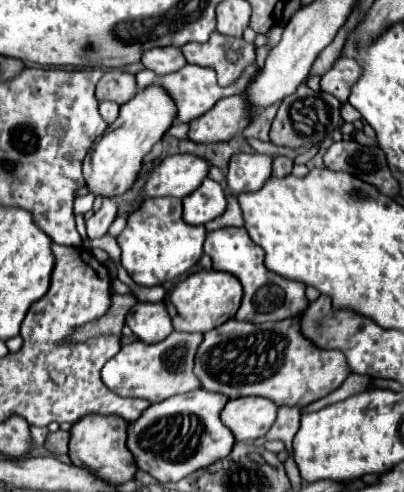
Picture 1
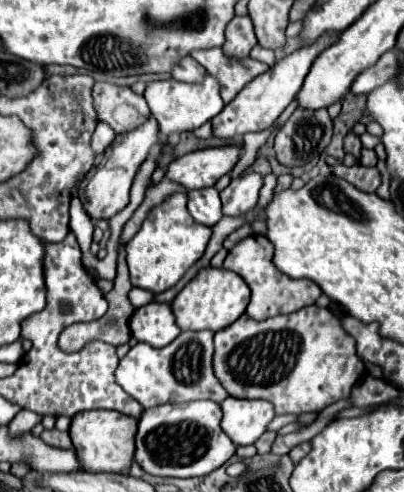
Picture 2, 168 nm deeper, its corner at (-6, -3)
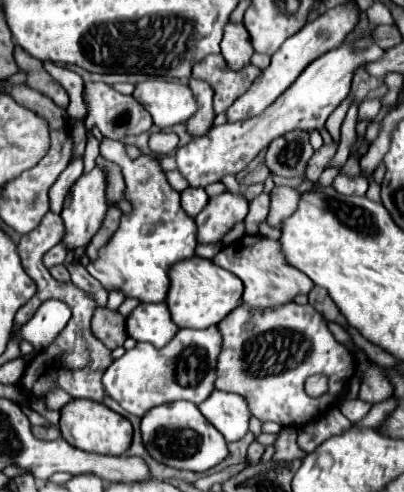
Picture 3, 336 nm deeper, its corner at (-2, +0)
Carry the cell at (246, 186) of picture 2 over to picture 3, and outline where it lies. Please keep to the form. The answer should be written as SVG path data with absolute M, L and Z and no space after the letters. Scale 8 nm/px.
M232 192L214 196L194 218L198 244L218 244L248 214L248 200Z

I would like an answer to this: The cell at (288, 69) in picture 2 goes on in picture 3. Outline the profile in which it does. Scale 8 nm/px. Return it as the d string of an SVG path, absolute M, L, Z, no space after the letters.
M346 2L342 6L336 6L336 8L330 8L326 10L324 14L320 14L316 20L308 22L300 32L296 32L294 36L290 36L282 46L280 50L272 56L272 62L266 70L260 72L260 76L252 82L250 90L240 96L230 108L228 108L228 122L238 122L238 120L246 120L246 118L252 118L256 114L260 114L264 108L268 108L298 76L300 72L310 64L314 62L318 56L338 48L346 36L356 28L358 24L358 18L360 18L360 10L356 6L356 2Z

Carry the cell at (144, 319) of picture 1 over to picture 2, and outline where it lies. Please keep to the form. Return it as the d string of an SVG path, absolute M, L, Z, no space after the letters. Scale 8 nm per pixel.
M148 303L136 309L130 319L130 331L138 341L150 343L152 347L164 347L180 335L168 303Z

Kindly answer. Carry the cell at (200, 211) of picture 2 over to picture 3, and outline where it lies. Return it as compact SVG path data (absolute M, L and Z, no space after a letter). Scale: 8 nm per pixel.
M186 188L182 194L182 208L188 216L196 216L206 204L208 204L208 194L204 192L204 188Z

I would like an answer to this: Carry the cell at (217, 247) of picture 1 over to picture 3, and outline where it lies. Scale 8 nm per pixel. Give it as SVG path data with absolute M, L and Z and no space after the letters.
M242 236L240 240L224 246L214 258L214 264L220 268L232 272L238 276L244 284L244 296L242 302L254 308L274 308L278 304L292 302L298 294L308 294L312 290L312 280L290 266L282 254L282 246L276 240L270 240L266 236Z

